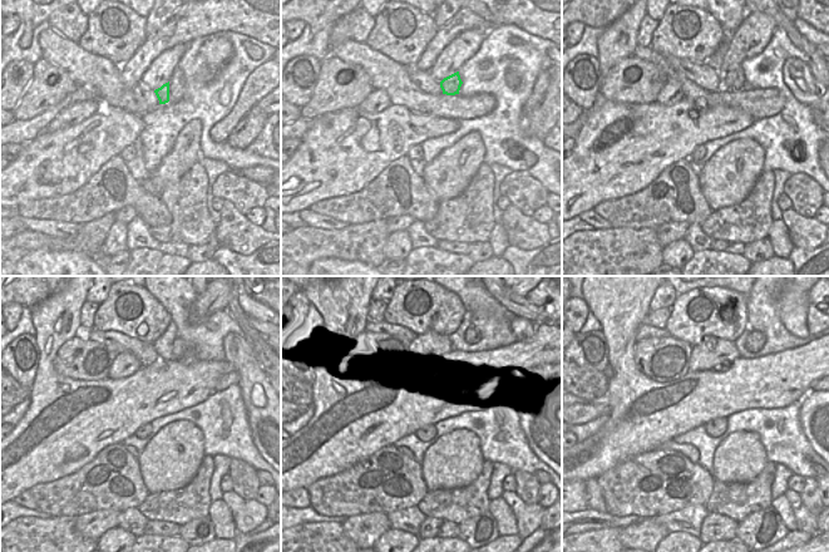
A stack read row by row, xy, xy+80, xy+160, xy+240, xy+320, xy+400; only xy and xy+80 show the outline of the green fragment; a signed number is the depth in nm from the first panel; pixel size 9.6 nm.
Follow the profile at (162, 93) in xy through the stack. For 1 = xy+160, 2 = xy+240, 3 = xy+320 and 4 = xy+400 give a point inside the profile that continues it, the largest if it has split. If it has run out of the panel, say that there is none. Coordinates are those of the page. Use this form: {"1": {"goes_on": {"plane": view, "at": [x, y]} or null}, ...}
{"1": {"goes_on": {"plane": "xy+160", "at": [734, 79]}}, "2": {"goes_on": {"plane": "xy+240", "at": [182, 351]}}, "3": {"goes_on": {"plane": "xy+320", "at": [472, 335]}}, "4": {"goes_on": {"plane": "xy+400", "at": [755, 341]}}}

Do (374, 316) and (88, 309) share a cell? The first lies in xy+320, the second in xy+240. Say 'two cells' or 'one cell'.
one cell

